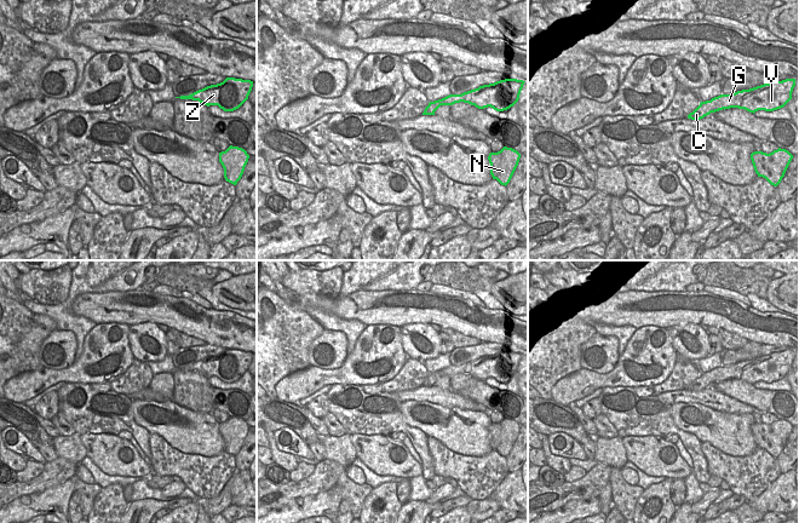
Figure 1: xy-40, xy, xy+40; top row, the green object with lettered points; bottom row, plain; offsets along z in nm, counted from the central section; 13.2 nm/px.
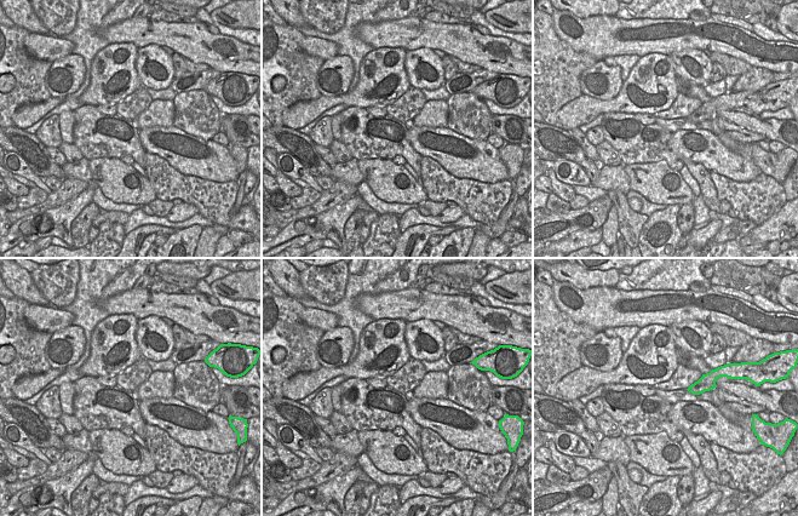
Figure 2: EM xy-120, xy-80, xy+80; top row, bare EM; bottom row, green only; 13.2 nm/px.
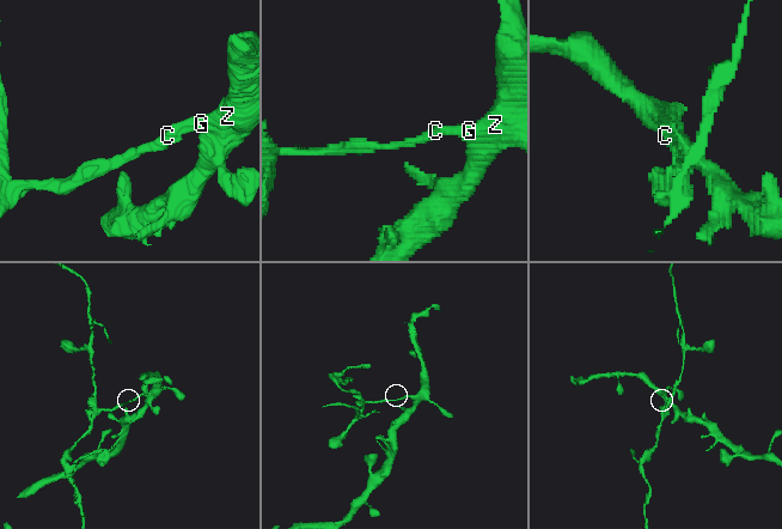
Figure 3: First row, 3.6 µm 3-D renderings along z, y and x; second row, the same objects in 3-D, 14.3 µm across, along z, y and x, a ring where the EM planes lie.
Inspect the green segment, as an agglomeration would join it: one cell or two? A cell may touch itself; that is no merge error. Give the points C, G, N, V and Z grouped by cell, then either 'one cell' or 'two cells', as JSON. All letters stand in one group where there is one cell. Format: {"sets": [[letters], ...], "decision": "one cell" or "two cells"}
{"sets": [["C"], ["G", "N", "V", "Z"]], "decision": "two cells"}

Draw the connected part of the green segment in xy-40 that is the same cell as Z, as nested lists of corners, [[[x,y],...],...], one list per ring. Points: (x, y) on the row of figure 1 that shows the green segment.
[[[226,77],[220,84],[176,98],[199,100],[207,107],[218,105],[224,111],[234,111],[248,99],[252,87],[253,81],[251,80]]]

